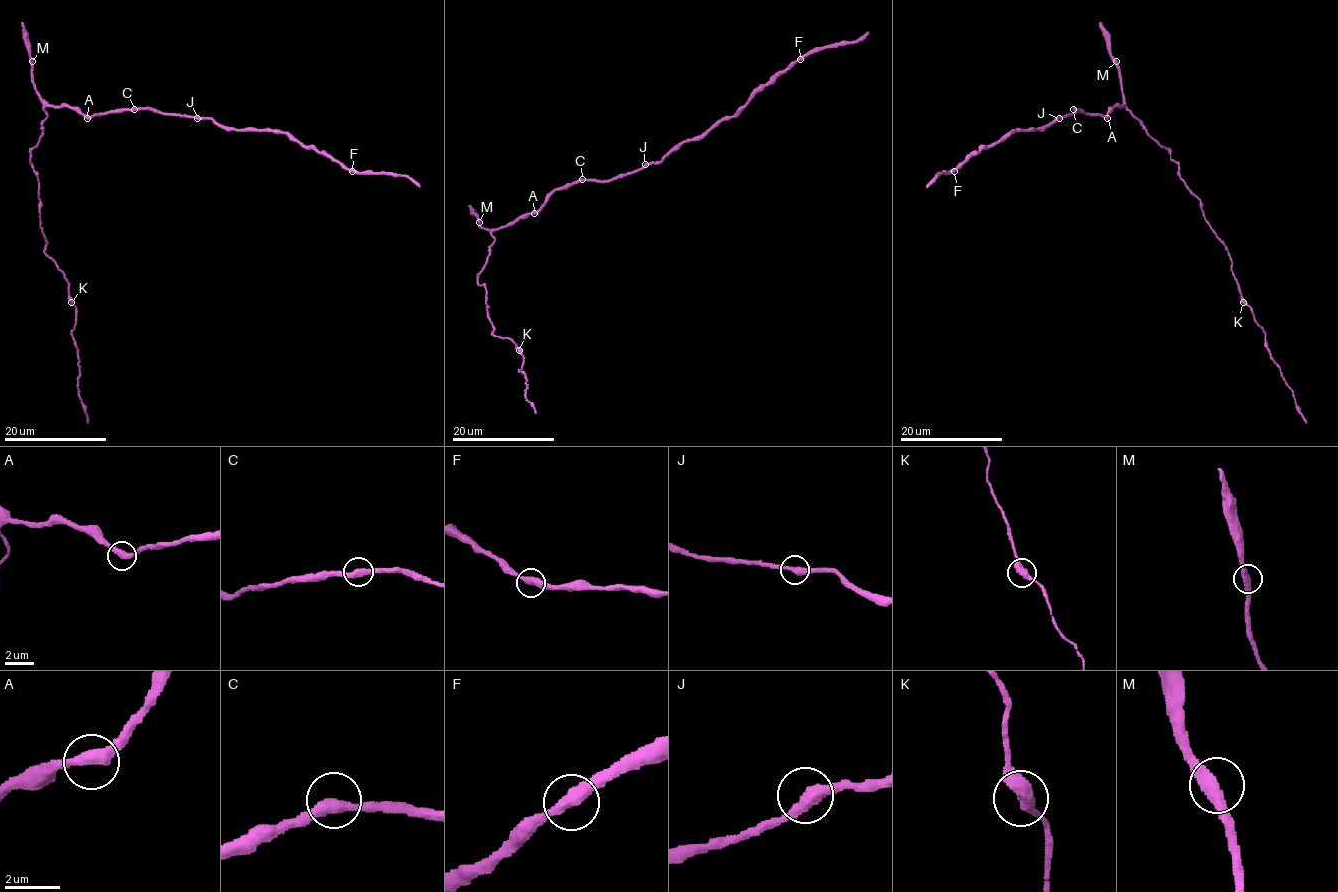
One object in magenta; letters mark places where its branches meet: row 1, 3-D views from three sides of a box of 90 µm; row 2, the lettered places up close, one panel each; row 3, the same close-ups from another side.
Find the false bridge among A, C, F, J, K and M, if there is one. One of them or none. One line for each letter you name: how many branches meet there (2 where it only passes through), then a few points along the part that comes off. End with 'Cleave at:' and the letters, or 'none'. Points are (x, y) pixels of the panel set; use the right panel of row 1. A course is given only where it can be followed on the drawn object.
Cleave at: none

